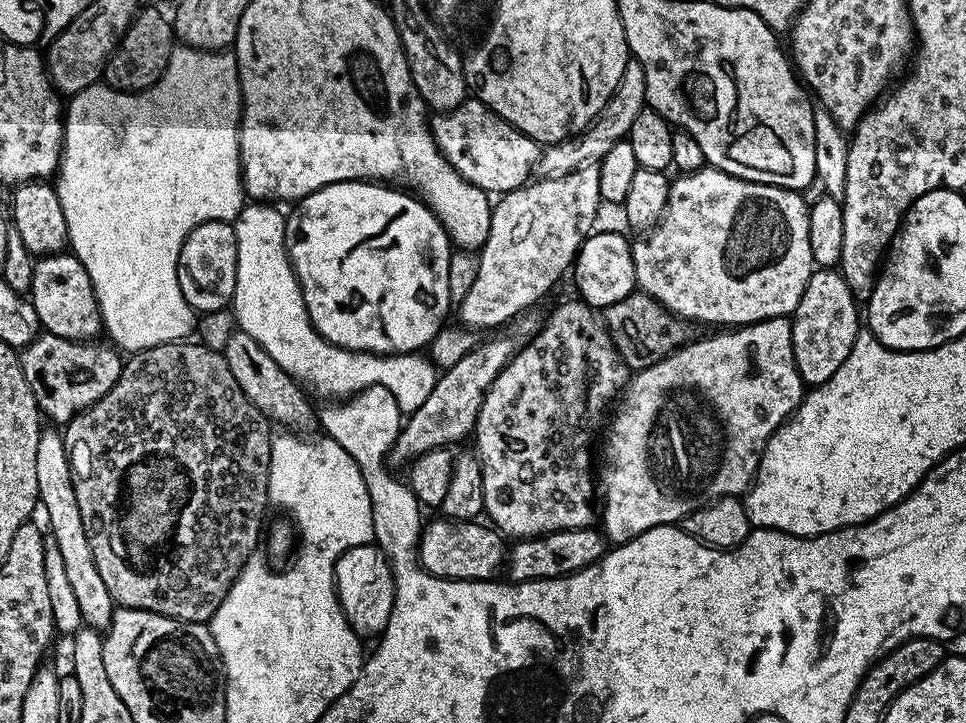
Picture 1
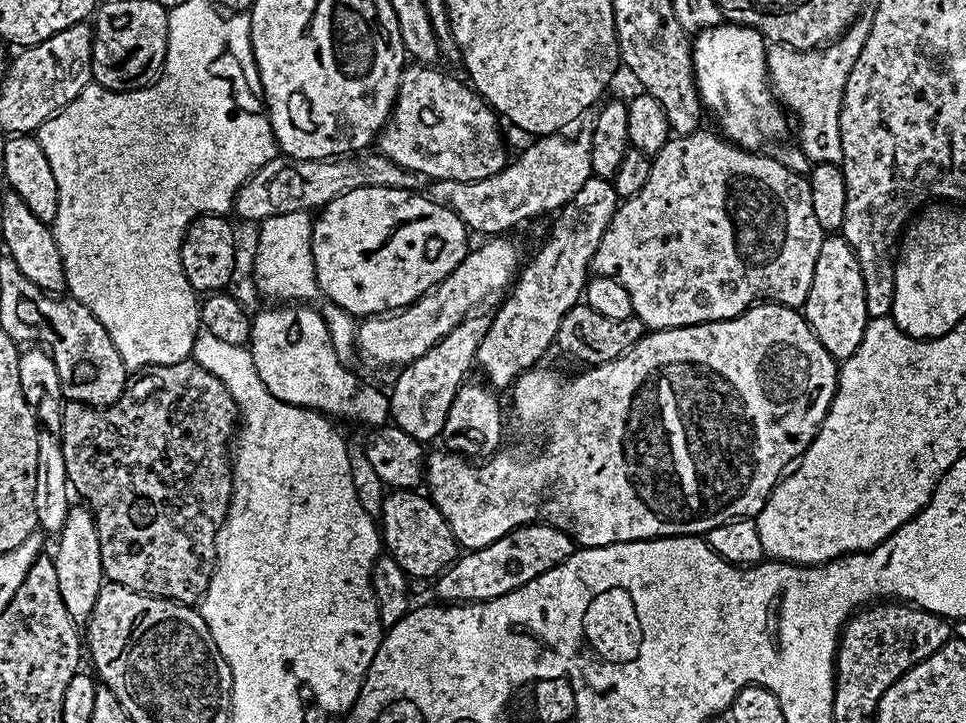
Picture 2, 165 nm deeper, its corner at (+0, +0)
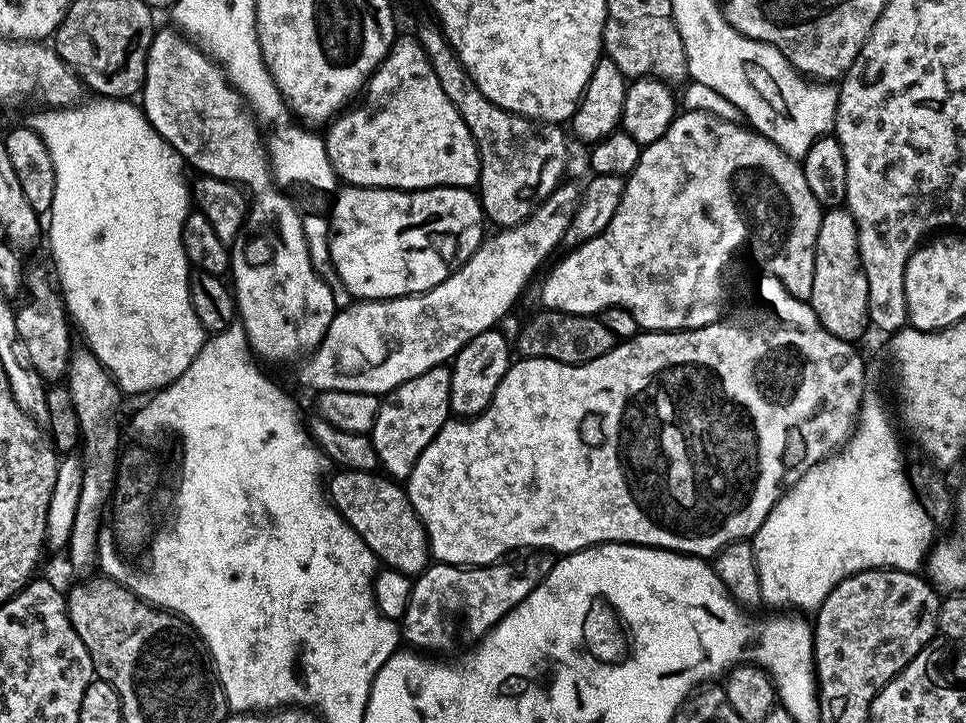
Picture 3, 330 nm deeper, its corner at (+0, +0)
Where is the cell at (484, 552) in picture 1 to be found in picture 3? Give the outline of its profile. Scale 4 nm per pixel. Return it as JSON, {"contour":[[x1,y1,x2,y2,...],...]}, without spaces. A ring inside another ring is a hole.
{"contour":[[351,470,337,471,337,476,326,484,326,495,332,505,346,518,346,522,370,546,370,550,376,555,377,561,389,569,403,572,409,578,415,578,428,567,430,553,428,550,428,536,424,533,424,527,420,516,414,510,414,506,408,501,407,491,397,481,384,474,376,472,354,472]]}

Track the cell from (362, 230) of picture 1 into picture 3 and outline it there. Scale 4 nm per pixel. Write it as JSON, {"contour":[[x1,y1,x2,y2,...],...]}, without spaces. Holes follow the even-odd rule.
{"contour":[[344,186,335,193,330,204,330,215,328,217,328,249,334,270,338,278,346,286,348,296,357,301,362,300,393,300,399,296,415,296,417,292,428,292,434,286,438,286,451,272,455,272,460,265,464,264,474,254,481,240,485,239,484,224,486,217,484,209,475,191,467,188,353,188]]}

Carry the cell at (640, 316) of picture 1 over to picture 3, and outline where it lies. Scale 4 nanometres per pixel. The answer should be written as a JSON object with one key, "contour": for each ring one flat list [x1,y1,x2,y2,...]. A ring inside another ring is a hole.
{"contour":[[540,310,524,324,524,329,514,336,514,348,524,358,546,358,563,364,585,364,616,347,618,338,596,316,579,316,569,312]]}

